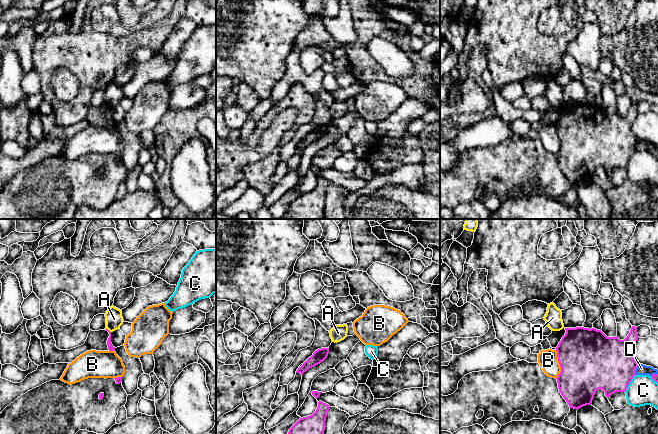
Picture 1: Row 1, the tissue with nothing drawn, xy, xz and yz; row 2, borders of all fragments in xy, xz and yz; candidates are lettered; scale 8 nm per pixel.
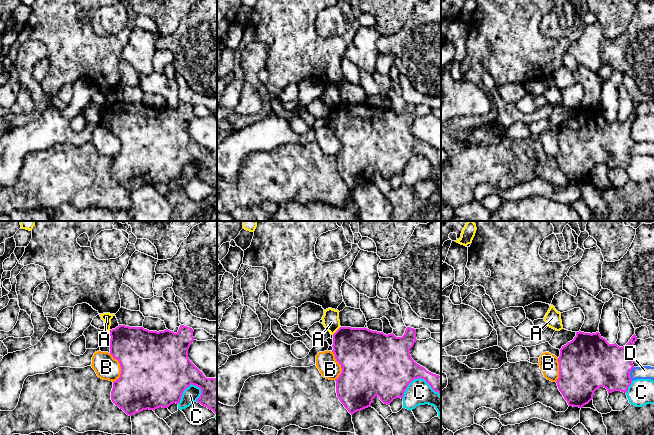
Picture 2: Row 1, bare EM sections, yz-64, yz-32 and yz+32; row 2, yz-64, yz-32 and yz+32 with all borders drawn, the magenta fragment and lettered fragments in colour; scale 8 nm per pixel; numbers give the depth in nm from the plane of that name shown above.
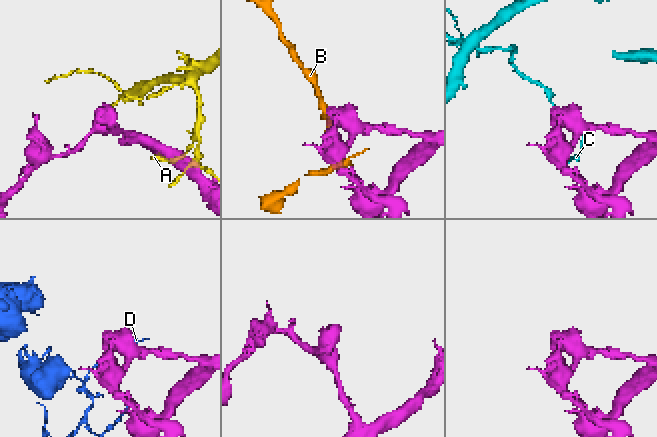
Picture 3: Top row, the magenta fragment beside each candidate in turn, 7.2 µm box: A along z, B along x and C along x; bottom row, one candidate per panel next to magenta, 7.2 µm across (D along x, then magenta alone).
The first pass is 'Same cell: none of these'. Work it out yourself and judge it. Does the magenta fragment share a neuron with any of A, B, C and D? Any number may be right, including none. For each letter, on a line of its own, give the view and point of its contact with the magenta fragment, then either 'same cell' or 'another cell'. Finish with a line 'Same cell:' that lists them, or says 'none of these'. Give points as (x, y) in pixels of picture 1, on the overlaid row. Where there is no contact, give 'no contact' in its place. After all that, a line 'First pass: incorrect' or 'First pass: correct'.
A: meets magenta in xy at (108, 330); another cell
B: meets magenta in yz at (559, 363); another cell
C: meets magenta in yz at (629, 383); another cell
D: meets magenta in yz at (635, 368); another cell
Same cell: none of these
First pass: correct

